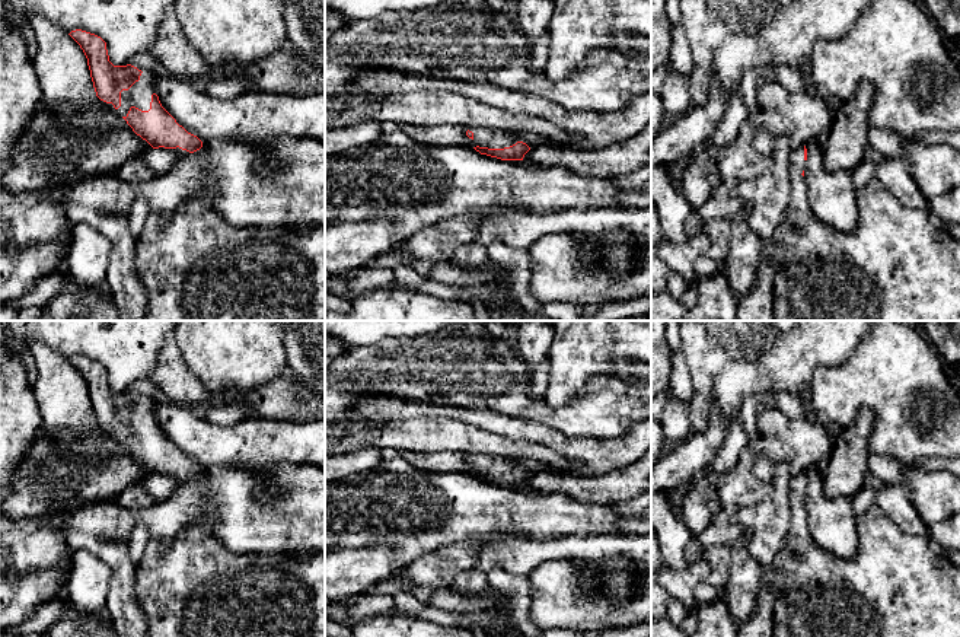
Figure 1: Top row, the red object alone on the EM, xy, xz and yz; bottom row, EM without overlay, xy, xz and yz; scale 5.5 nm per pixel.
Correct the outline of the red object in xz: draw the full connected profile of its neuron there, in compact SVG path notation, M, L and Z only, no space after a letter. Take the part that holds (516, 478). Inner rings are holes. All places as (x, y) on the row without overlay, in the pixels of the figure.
M472 453L466 462L476 469L476 478L501 487L523 487L530 477L526 469L517 468L514 461L491 453Z

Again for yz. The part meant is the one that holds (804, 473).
M806 472L790 482L790 529L765 582L774 592L774 637L960 637L960 567L929 539L897 529L873 503L857 519L858 551L851 560L819 548L807 529Z

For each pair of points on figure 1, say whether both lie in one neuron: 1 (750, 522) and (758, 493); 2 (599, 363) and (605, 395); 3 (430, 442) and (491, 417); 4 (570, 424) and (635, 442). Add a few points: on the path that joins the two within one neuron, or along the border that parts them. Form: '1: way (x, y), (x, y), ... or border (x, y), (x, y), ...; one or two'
1: border (771, 487), (761, 500), (739, 509); two
2: border (611, 375), (592, 378), (574, 395); two
3: border (440, 416), (472, 423), (506, 438); two
4: border (635, 423), (612, 439); two

